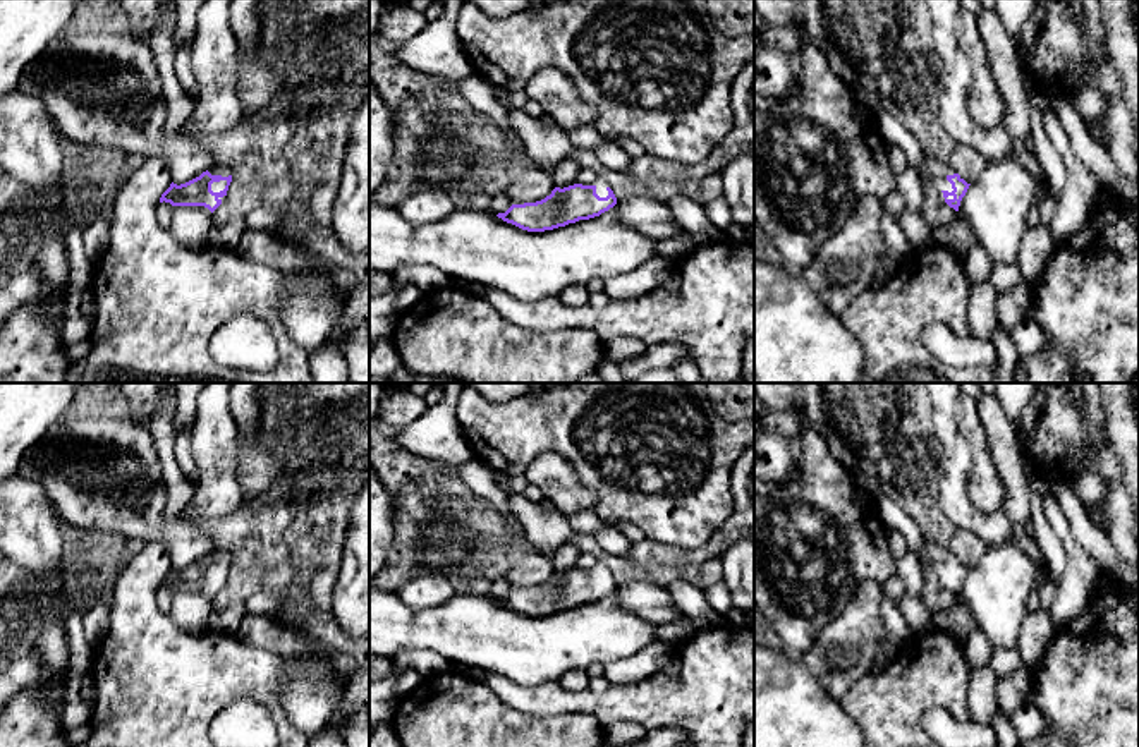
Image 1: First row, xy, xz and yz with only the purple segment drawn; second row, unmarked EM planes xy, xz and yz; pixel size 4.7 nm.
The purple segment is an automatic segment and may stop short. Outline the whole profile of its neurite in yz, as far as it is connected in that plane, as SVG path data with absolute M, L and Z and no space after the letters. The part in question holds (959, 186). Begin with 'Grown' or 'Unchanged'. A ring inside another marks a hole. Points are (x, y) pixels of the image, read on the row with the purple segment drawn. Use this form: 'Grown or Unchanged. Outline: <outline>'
Grown. Outline: M924 151L924 161L919 170L923 179L936 184L945 197L945 203L959 211L960 201L965 196L971 184L967 184L959 173L955 173L948 163L936 160L931 153Z

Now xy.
Grown. Outline: M220 163L186 184L170 184L160 203L172 206L204 206L211 213L222 204L232 182L234 167Z

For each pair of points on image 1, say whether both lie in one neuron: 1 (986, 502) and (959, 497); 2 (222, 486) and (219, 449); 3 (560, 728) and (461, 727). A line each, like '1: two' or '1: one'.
1: two
2: one
3: one

